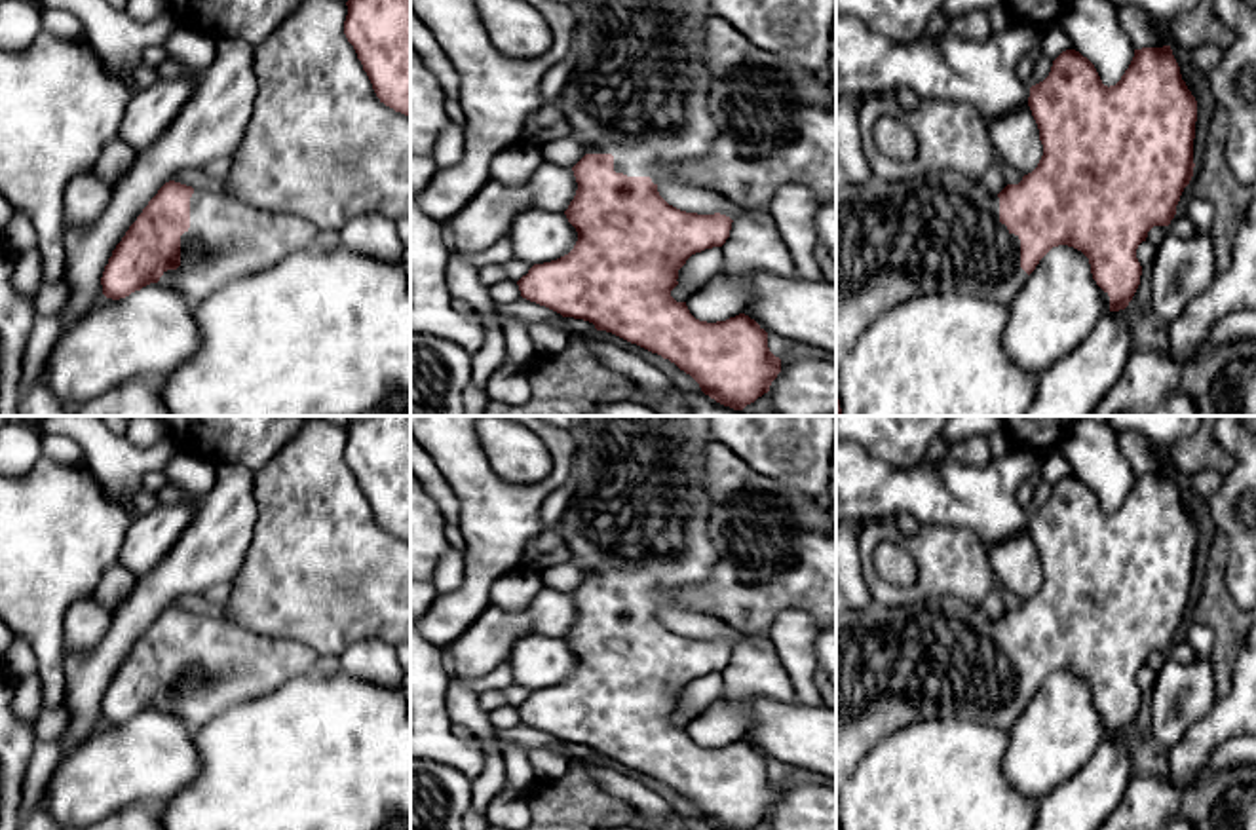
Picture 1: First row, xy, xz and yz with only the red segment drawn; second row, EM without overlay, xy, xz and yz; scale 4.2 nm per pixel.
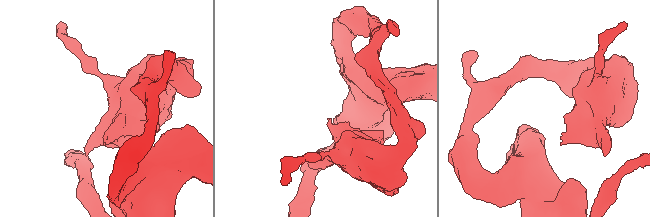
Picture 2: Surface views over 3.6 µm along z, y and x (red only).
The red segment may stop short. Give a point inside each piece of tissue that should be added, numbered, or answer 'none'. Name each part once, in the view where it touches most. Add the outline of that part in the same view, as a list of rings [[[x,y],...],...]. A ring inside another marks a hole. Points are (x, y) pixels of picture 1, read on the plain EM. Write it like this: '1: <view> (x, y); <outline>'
1: xy (228, 665); [[[194,615],[190,653],[181,661],[181,691],[158,710],[200,729],[219,714],[312,674],[319,655],[291,638],[258,634],[224,619]]]

